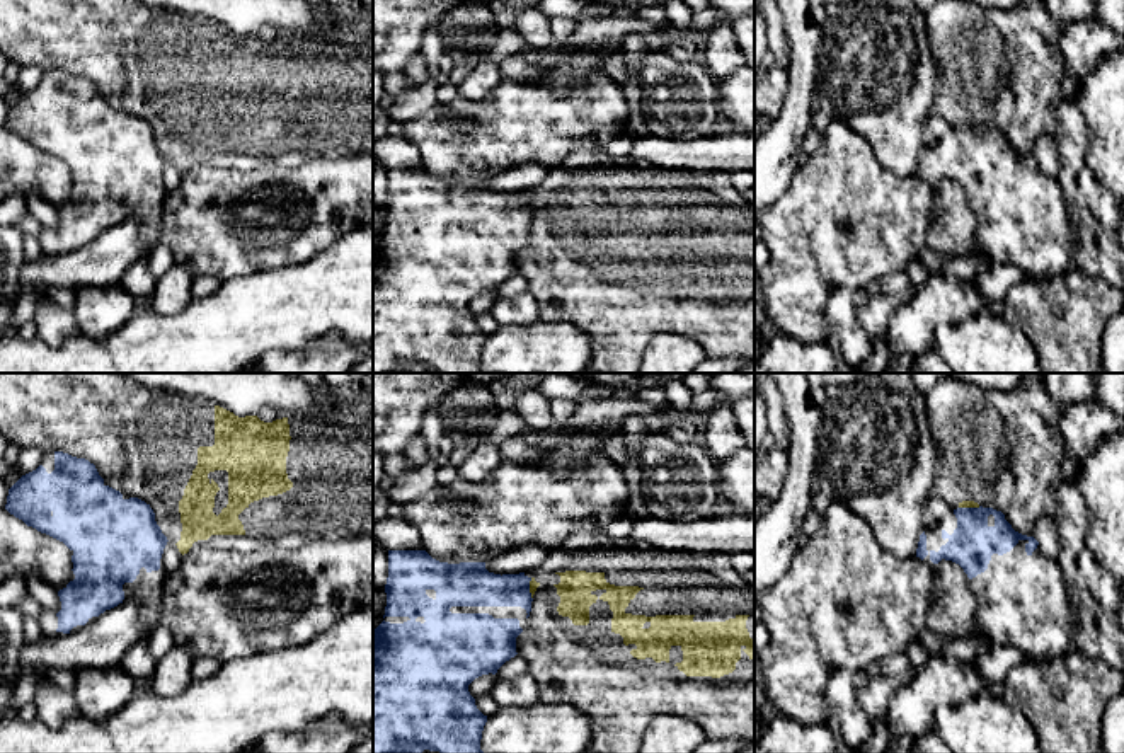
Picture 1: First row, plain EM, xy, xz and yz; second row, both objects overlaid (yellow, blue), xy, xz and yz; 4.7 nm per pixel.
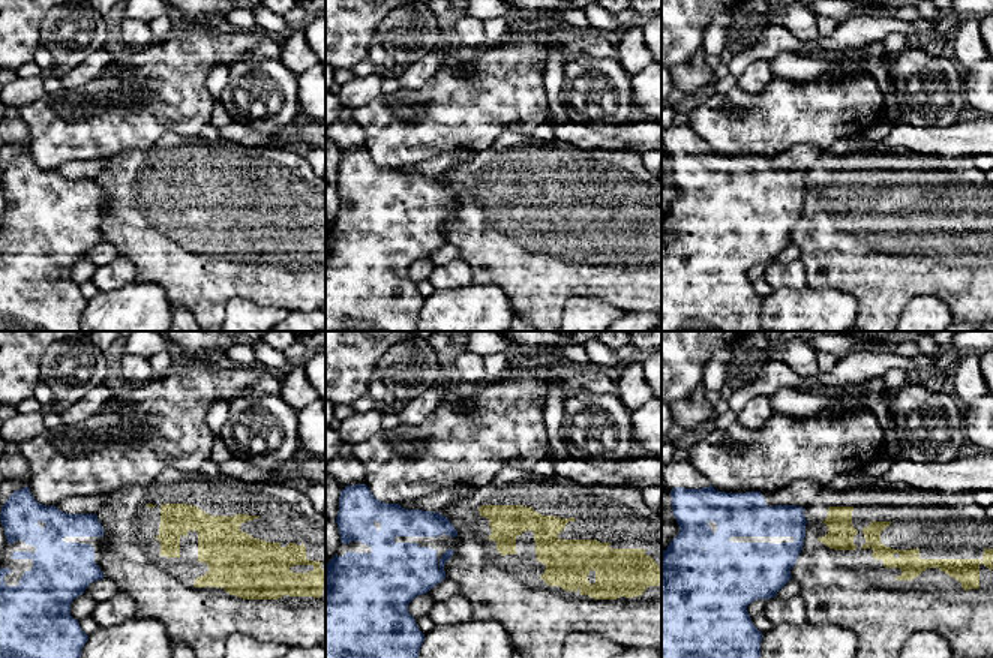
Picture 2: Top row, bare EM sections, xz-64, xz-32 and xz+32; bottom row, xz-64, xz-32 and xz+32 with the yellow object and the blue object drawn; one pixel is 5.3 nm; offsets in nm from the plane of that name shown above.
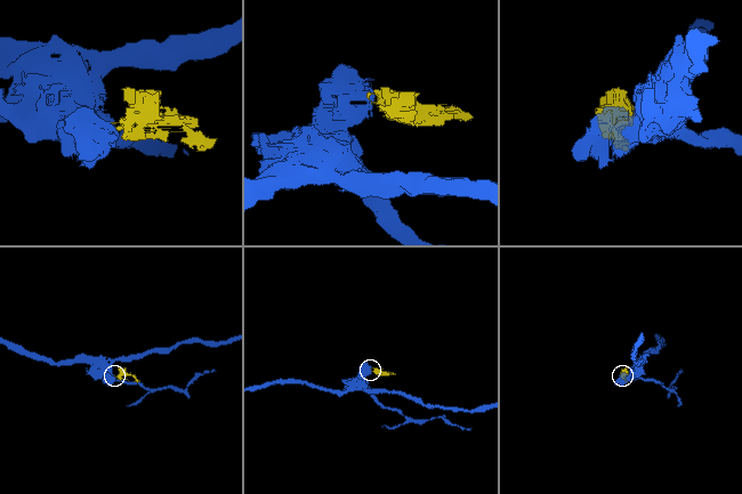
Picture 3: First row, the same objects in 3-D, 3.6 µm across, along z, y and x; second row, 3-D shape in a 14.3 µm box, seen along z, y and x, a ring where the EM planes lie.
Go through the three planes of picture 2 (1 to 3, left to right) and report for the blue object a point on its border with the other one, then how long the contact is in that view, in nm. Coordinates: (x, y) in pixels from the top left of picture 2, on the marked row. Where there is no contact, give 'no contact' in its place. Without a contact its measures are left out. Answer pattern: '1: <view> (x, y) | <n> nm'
1: no contact
2: no contact
3: no contact

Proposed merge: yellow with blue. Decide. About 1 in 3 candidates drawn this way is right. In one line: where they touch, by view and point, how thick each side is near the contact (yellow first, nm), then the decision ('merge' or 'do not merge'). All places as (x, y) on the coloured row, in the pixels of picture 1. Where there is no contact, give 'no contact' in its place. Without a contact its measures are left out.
xz (530, 588) | 50/180 nm | do not merge

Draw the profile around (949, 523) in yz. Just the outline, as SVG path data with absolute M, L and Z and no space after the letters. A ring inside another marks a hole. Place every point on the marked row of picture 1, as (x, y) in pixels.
M957 508L935 528L920 535L916 557L937 571L943 560L959 564L978 598L981 632L996 644L1010 644L1032 661L1046 661L1070 649L1073 617L1063 571L1034 537L1012 528L993 508Z

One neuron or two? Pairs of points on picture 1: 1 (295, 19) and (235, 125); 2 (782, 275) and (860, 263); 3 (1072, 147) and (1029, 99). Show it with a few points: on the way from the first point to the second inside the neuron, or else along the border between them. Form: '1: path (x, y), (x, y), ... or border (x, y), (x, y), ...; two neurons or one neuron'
1: border (283, 34), (286, 36); two neurons
2: path (801, 271), (809, 263), (842, 263); one neuron
3: border (1075, 94), (1056, 104), (1055, 138); two neurons

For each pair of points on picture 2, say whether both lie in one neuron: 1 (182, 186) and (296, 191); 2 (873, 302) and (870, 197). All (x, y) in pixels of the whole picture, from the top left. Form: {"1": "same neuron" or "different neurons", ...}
{"1": "same neuron", "2": "same neuron"}

